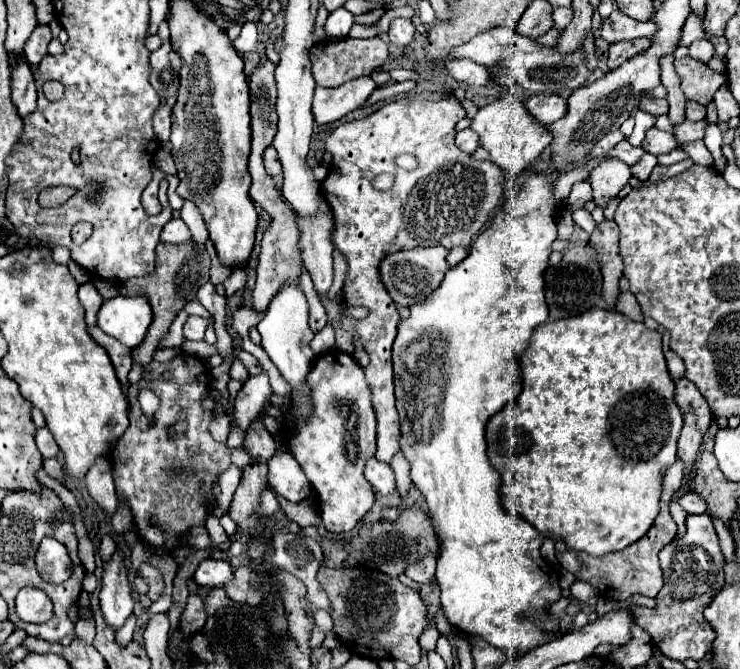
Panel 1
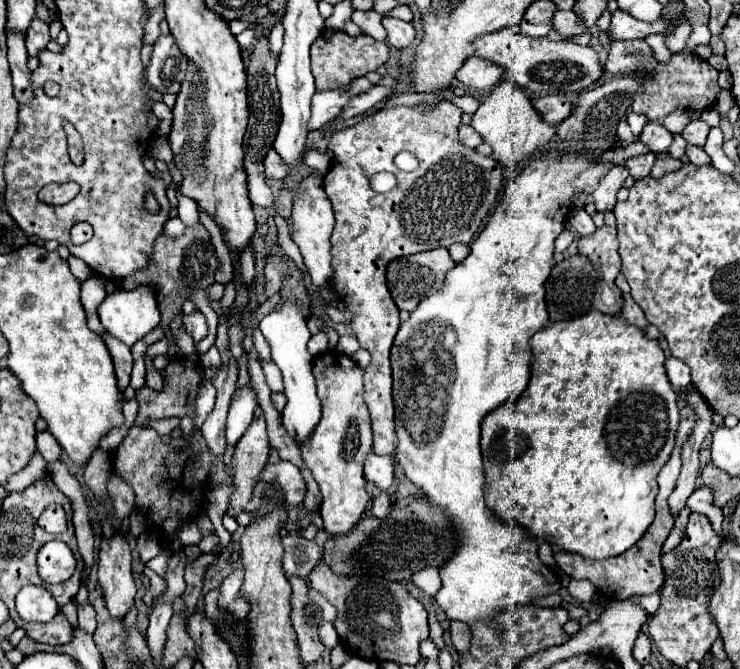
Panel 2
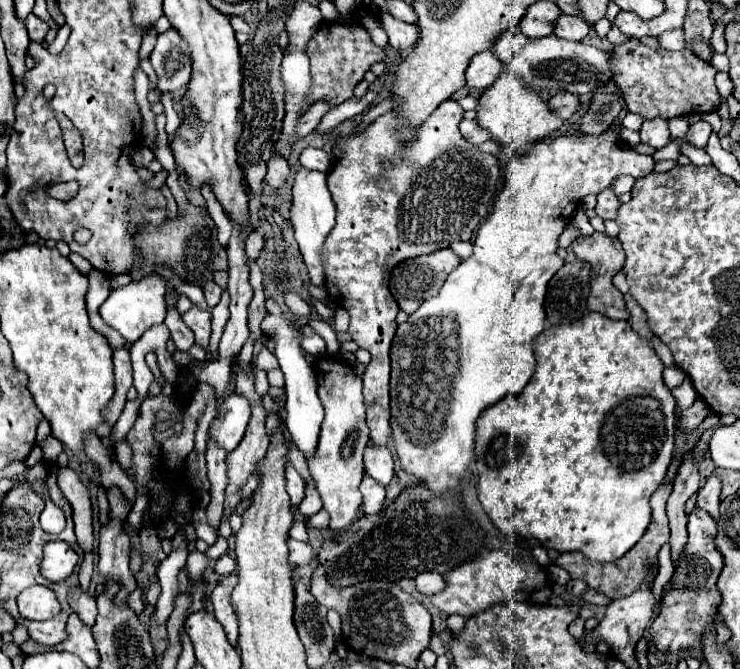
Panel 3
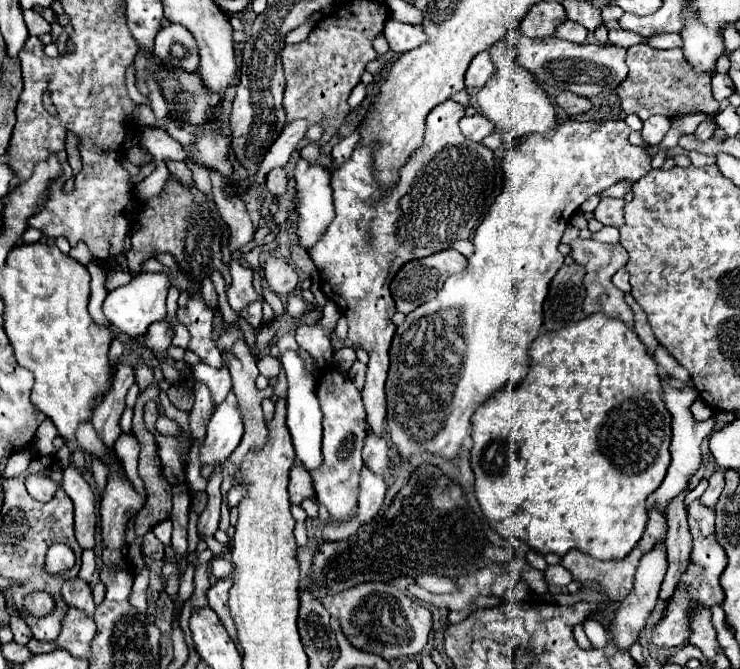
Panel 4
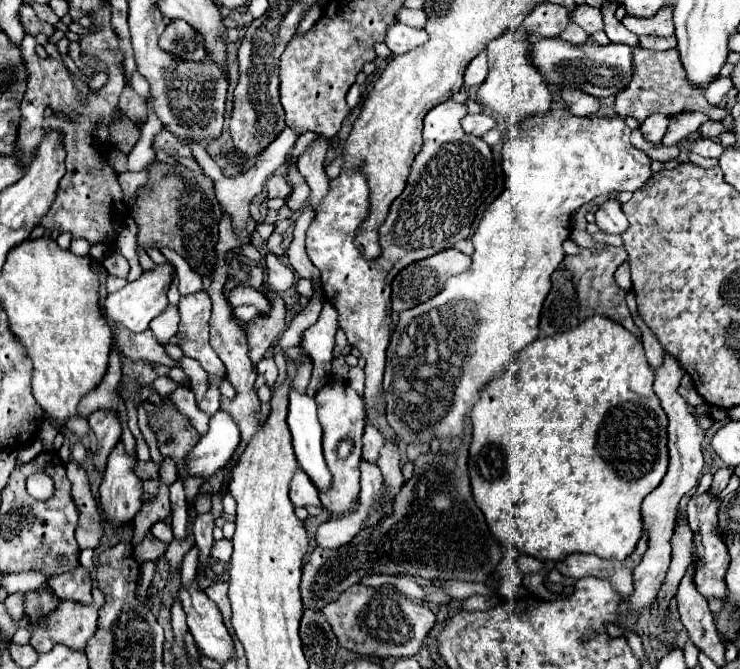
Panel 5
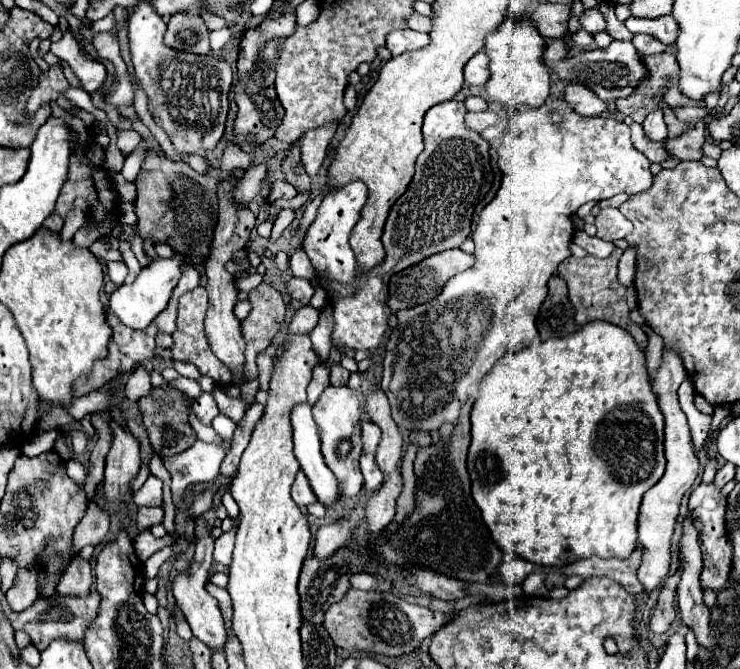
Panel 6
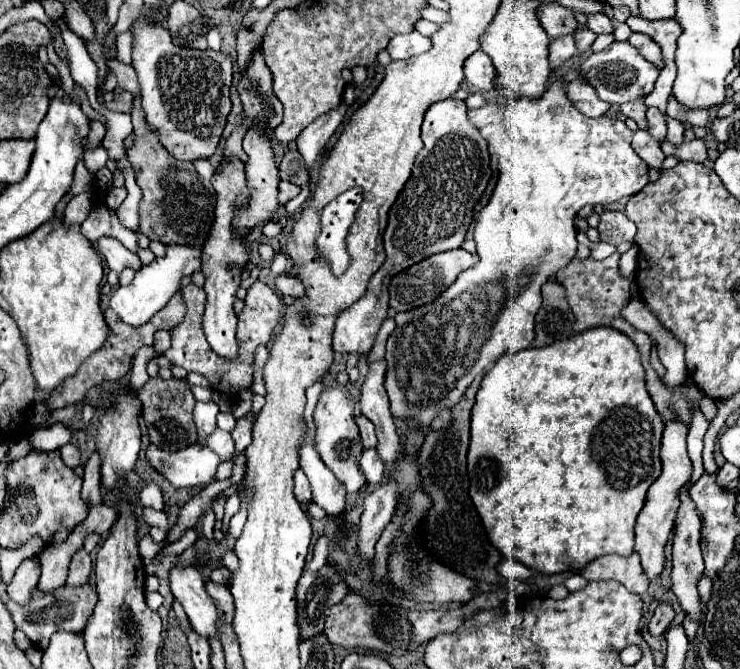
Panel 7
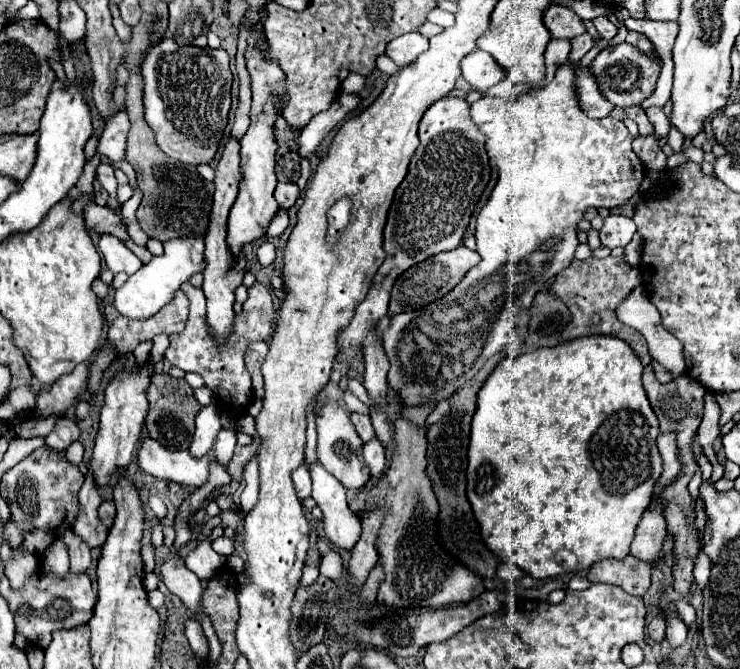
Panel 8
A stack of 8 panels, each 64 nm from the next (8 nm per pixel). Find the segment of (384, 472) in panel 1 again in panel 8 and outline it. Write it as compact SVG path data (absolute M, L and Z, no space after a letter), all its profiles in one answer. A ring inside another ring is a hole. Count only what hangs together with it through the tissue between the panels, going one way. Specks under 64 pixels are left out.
M352 412L352 414L350 414L350 420L352 420L352 424L354 424L358 436L360 436L364 442L368 442L368 440L374 438L374 428L372 428L370 416L364 416L364 414L356 414L356 412Z

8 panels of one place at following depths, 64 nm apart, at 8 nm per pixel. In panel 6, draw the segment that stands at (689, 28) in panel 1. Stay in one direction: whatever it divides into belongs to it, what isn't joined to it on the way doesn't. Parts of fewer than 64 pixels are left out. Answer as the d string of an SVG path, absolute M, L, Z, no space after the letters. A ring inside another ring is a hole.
M634 34L632 44L634 44L634 48L638 48L638 52L640 52L642 56L666 52L666 48L660 44L660 40L656 40L656 38L652 38L652 36L646 36L646 34Z

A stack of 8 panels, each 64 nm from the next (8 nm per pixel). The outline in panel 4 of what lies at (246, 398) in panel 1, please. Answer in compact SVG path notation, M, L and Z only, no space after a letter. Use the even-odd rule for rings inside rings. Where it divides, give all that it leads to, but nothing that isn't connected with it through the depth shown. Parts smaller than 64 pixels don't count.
M231 390L226 400L214 410L210 416L206 438L200 448L200 462L202 466L212 466L224 462L240 444L244 426L240 420L240 412L236 408L235 394Z

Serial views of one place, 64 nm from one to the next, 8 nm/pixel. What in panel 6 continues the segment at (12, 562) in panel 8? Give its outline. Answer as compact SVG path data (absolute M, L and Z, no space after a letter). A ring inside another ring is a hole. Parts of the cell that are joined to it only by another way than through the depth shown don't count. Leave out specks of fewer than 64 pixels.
M38 566L18 568L16 580L12 588L6 592L6 600L12 606L12 610L22 612L24 608L34 604L34 600L38 598L38 572Z

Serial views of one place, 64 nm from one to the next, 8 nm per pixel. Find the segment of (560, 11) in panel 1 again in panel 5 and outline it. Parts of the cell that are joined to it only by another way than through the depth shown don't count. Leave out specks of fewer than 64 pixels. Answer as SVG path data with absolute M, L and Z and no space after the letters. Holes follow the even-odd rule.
M570 22L568 24L568 28L560 34L560 38L564 38L566 42L572 42L572 44L584 44L590 36L578 26L578 24L574 24L574 22Z

